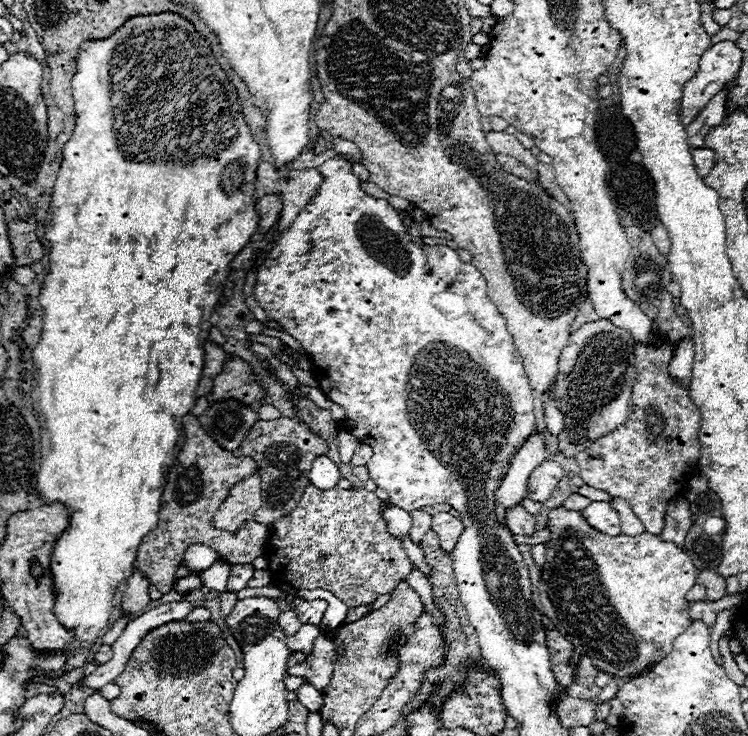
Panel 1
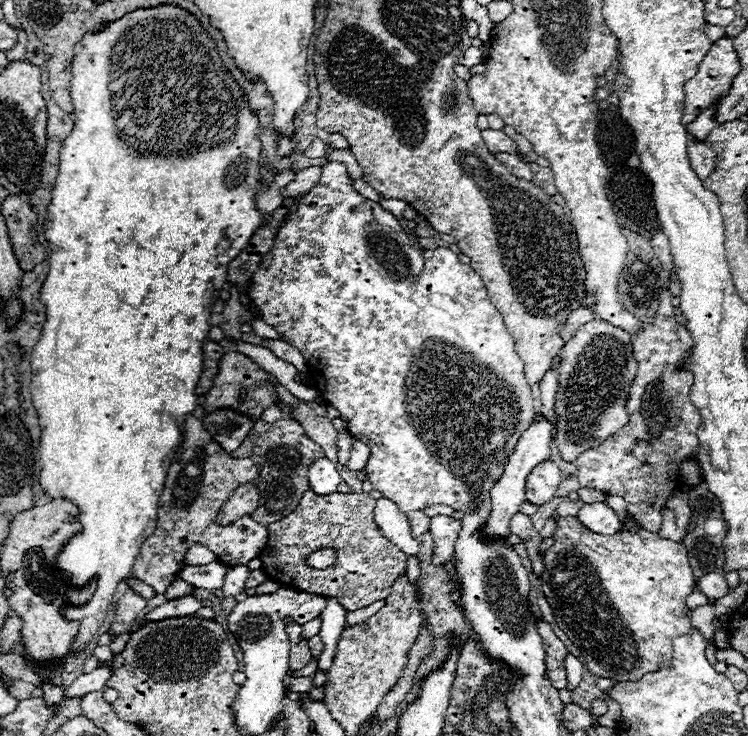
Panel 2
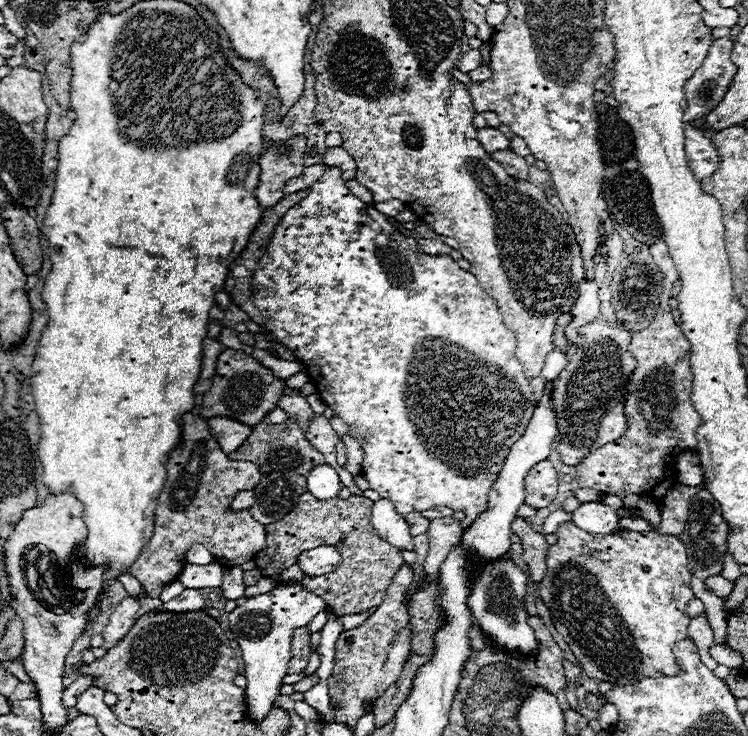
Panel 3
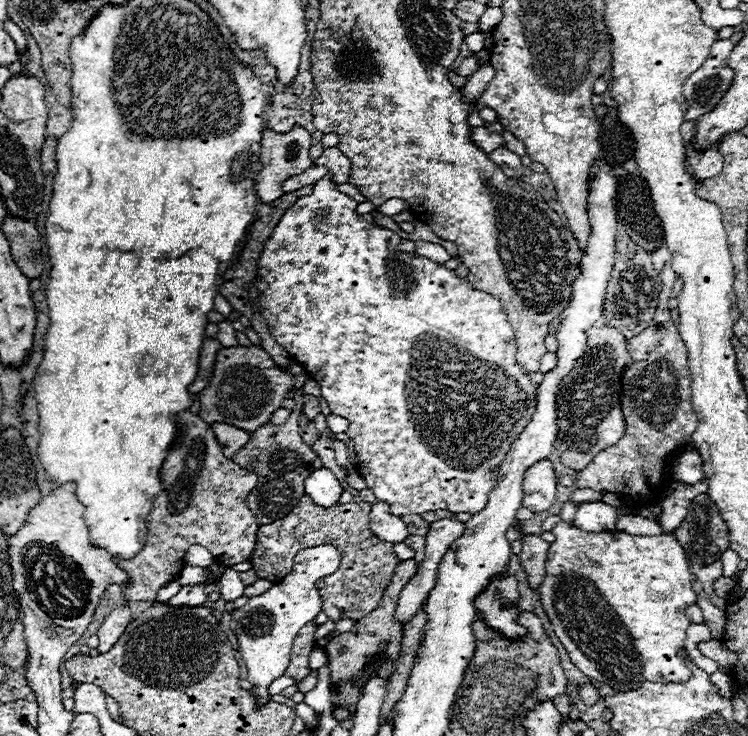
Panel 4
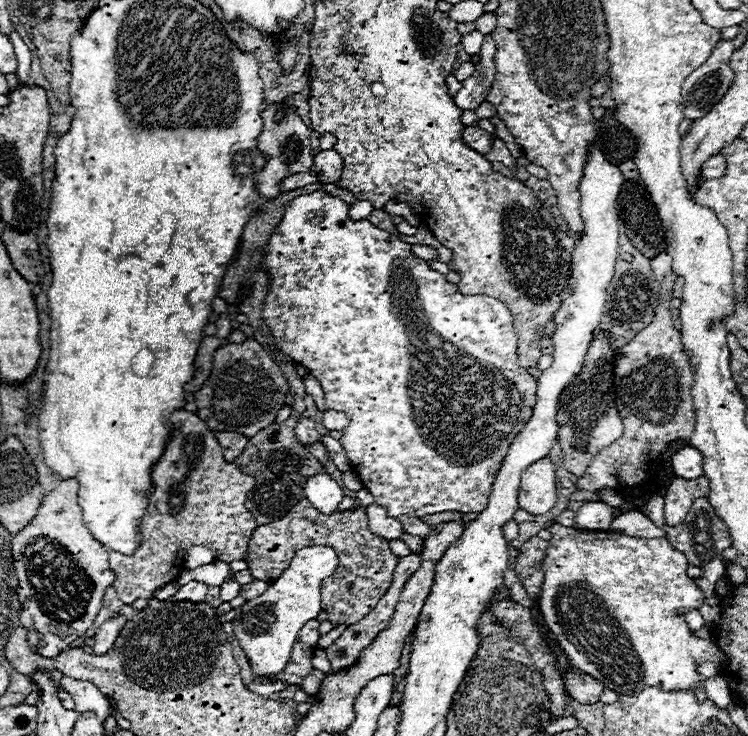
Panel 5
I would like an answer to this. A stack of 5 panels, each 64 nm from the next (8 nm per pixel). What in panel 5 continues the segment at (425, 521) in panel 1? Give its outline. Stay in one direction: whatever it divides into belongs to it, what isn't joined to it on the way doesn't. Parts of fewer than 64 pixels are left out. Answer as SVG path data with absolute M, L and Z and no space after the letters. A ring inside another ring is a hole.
M398 516L398 522L402 524L404 532L412 534L412 536L426 536L430 532L430 526L424 524L420 518L416 516Z

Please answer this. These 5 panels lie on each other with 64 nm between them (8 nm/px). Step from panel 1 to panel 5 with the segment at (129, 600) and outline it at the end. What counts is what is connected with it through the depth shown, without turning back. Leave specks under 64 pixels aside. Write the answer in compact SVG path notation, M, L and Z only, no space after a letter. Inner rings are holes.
M124 616L106 620L106 622L100 626L100 630L96 632L96 636L94 636L96 642L94 642L94 646L90 648L92 654L94 654L94 656L102 656L104 652L108 652L108 650L112 648L112 644L116 642L116 638L118 638L118 634L120 634L120 630L122 630L122 626L124 626L126 622L128 622L128 620L126 620Z

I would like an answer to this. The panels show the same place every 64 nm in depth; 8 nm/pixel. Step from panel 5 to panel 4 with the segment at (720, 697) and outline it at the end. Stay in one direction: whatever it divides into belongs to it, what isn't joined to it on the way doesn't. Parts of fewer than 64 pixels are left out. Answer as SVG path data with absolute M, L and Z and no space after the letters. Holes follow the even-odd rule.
M720 668L718 672L714 672L714 674L710 676L710 680L712 680L712 684L718 688L718 692L720 692L724 698L732 698L732 692L730 692L730 678L728 678L728 674L726 674L724 668Z

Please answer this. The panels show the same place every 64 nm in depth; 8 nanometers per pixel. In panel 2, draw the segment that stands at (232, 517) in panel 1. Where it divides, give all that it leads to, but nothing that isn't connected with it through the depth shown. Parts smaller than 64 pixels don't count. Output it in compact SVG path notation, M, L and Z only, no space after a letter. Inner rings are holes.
M244 484L244 486L236 488L236 492L232 492L228 502L224 504L224 508L218 516L218 524L234 522L246 514L250 516L258 504L258 498L260 498L260 494L254 484Z

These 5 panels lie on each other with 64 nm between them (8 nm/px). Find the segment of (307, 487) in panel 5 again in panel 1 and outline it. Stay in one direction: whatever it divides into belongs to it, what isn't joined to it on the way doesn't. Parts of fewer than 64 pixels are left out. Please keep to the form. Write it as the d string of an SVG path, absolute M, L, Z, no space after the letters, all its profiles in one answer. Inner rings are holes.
M318 456L314 462L312 462L312 468L310 468L310 482L318 488L318 490L334 490L338 480L342 478L336 464L328 458L328 456Z

